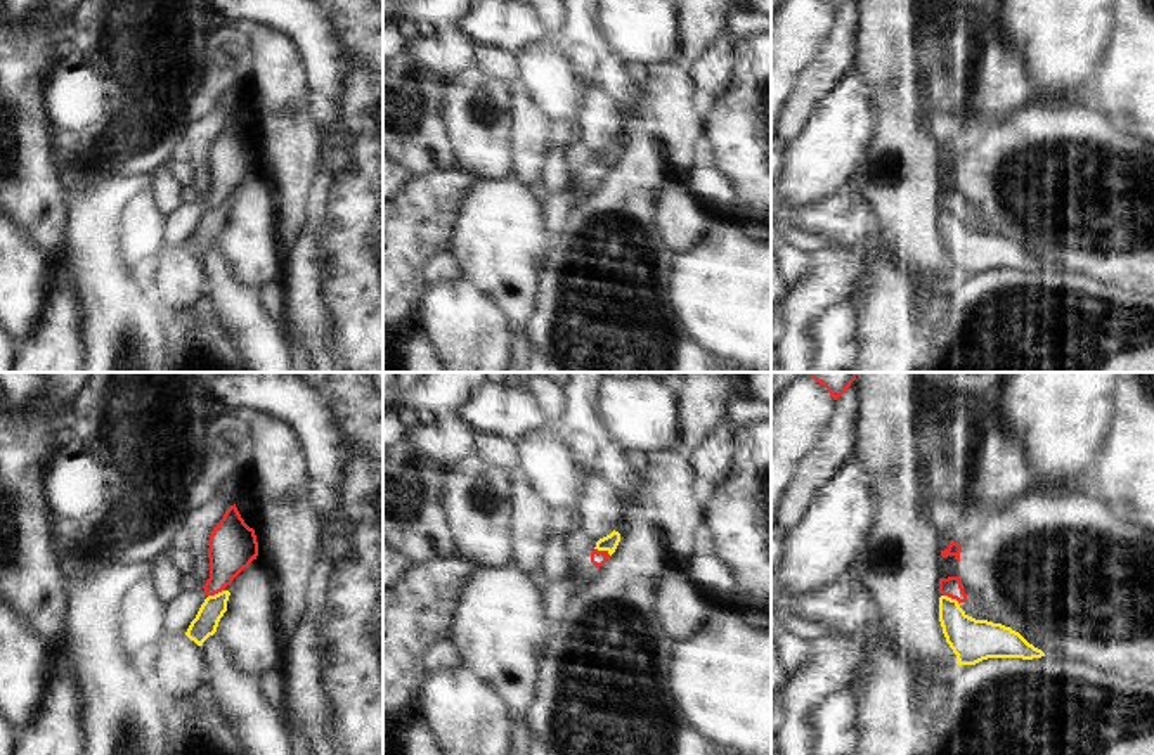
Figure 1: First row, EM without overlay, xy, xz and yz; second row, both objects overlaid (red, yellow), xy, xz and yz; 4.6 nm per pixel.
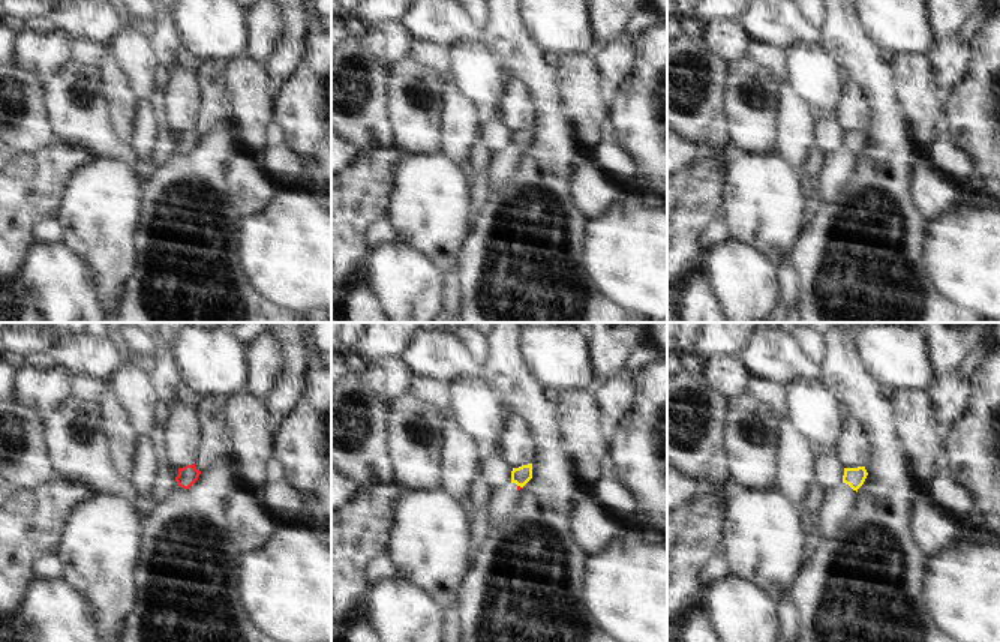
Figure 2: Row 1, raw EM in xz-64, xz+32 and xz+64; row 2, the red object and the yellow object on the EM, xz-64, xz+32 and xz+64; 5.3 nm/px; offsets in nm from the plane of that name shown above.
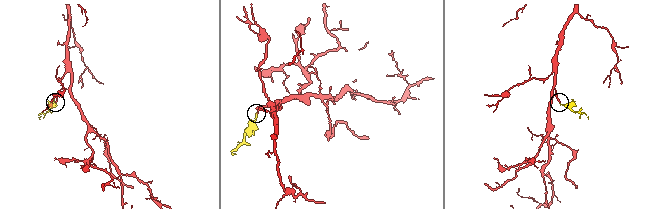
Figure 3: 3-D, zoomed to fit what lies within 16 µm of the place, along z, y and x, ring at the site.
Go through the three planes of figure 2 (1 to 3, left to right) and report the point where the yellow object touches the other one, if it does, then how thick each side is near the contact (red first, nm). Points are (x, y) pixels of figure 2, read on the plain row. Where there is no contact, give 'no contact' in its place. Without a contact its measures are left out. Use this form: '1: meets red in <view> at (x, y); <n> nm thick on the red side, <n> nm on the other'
1: no contact
2: meets red in xz+32 at (519, 150); 20 nm thick on the red side, 100 nm on the other
3: no contact

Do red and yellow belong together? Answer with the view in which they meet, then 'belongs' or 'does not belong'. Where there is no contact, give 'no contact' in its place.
contact in xz; does not belong

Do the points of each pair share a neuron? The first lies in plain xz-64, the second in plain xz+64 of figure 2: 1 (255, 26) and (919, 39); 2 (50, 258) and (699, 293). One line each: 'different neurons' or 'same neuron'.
1: different neurons
2: different neurons

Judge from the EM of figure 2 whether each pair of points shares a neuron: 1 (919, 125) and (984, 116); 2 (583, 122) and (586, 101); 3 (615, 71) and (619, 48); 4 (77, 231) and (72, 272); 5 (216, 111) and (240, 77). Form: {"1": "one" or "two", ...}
{"1": "two", "2": "one", "3": "one", "4": "two", "5": "two"}

